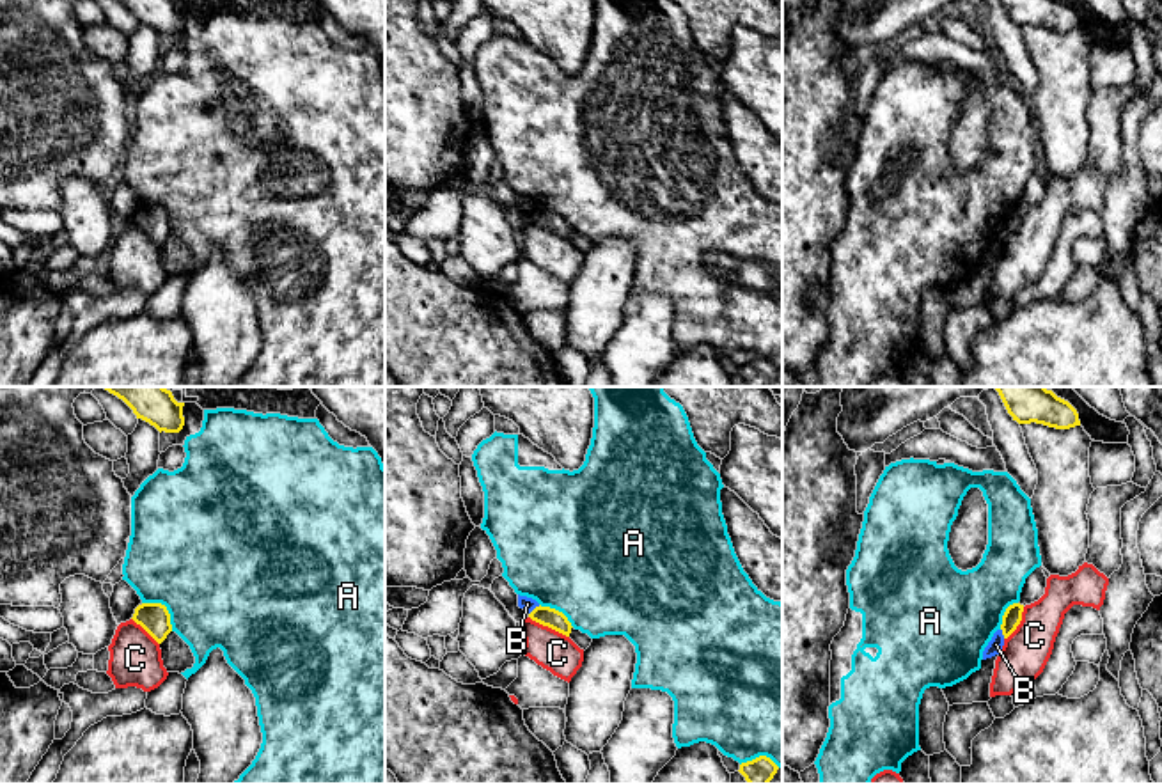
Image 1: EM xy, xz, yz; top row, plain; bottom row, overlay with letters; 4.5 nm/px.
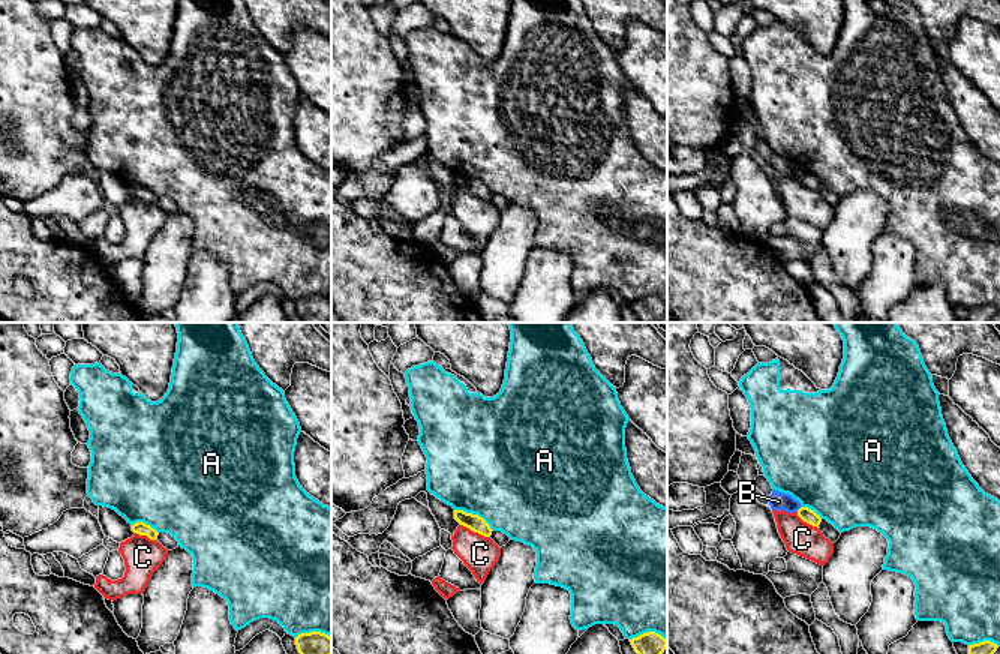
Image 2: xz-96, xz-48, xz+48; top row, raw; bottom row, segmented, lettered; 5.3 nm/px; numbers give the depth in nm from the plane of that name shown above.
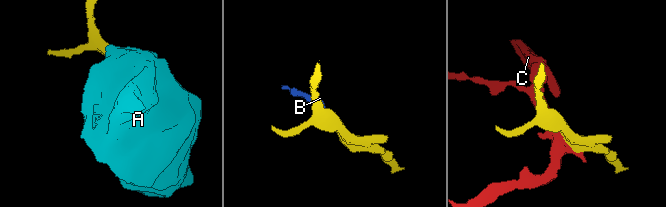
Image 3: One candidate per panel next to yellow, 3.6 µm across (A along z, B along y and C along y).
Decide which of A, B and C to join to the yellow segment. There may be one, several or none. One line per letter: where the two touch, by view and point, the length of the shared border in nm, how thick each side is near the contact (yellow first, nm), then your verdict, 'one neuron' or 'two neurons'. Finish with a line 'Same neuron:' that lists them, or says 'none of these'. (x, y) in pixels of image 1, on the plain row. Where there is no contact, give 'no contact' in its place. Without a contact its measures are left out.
A: contact xy (165, 210); length 190 nm; calibres 140 and 500 nm; two neurons
B: contact xz (534, 211); length 70 nm; calibres 90 and 60 nm; two neurons
C: contact xz (549, 229); length 200 nm; calibres 90 and 180 nm; two neurons
Same neuron: none of these

